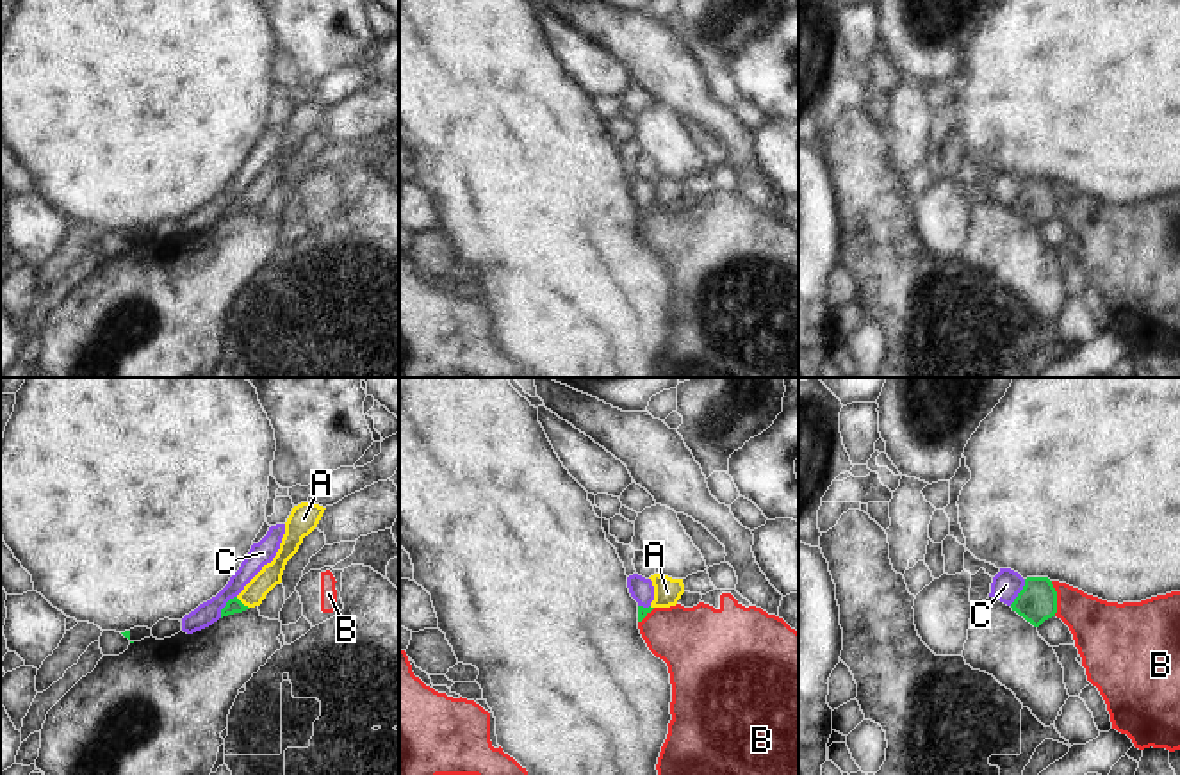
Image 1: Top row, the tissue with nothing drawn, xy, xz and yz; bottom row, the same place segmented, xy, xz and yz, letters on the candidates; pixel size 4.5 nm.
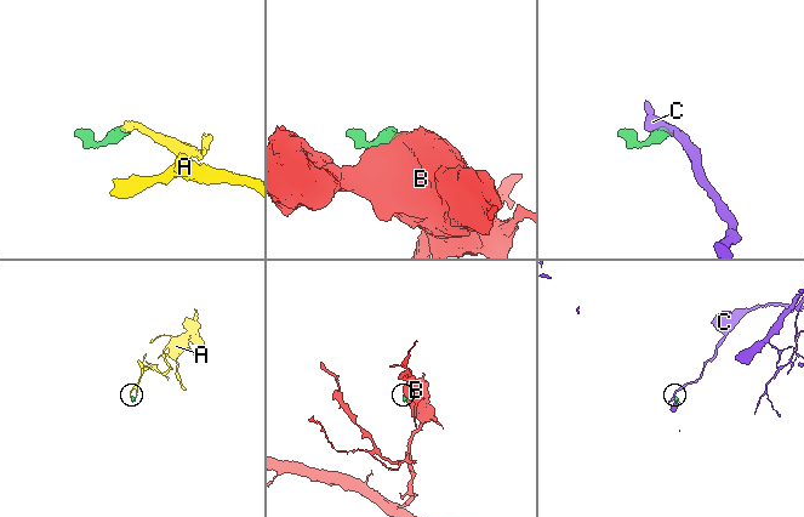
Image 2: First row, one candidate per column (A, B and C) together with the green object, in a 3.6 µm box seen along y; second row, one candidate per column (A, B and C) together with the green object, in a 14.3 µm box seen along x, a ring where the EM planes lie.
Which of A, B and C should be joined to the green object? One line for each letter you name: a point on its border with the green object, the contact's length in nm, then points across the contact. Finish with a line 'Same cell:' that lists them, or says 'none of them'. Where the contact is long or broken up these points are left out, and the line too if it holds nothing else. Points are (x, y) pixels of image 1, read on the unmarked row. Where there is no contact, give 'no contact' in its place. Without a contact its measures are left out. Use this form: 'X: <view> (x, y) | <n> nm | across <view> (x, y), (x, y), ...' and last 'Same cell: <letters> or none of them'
A: xy (241, 203) | 80 nm | across xy (234, 205), (241, 203), (270, 177)
Same cell: A

